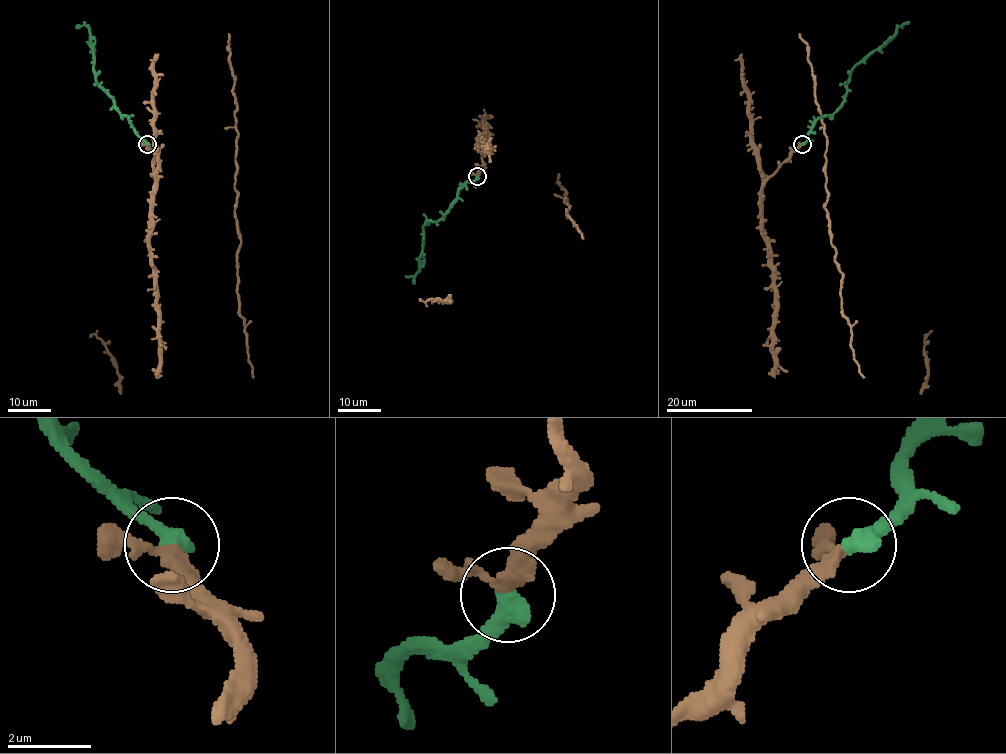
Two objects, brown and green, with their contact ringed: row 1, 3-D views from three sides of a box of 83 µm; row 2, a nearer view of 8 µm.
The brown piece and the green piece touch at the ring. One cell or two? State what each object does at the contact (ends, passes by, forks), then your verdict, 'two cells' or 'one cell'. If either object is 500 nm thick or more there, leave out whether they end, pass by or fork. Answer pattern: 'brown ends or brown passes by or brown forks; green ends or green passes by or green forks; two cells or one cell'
one cell

